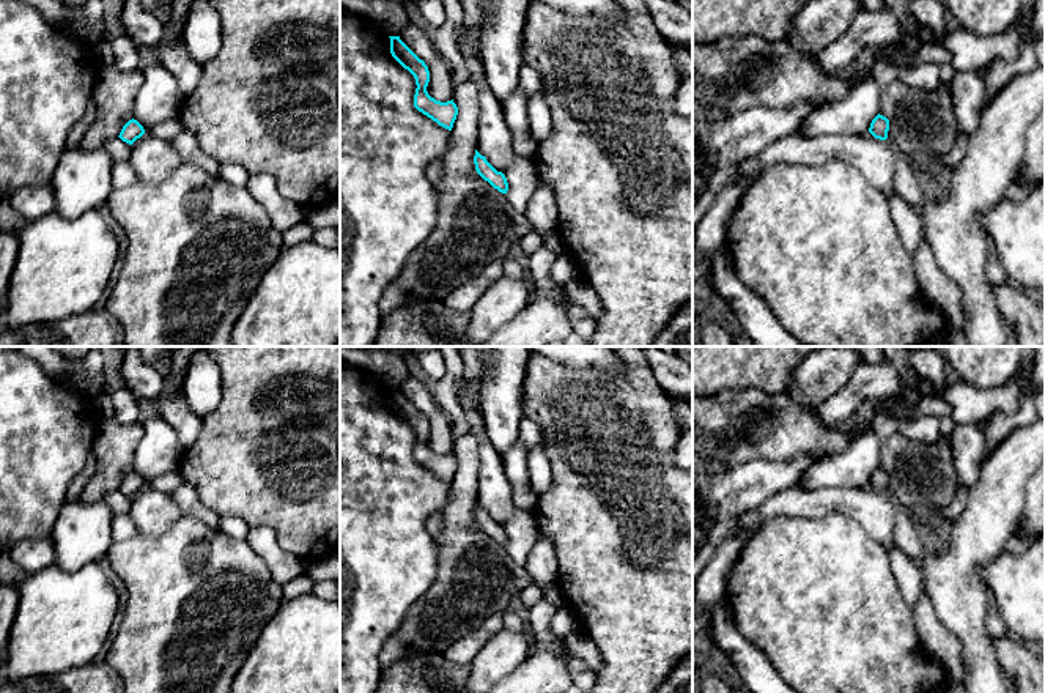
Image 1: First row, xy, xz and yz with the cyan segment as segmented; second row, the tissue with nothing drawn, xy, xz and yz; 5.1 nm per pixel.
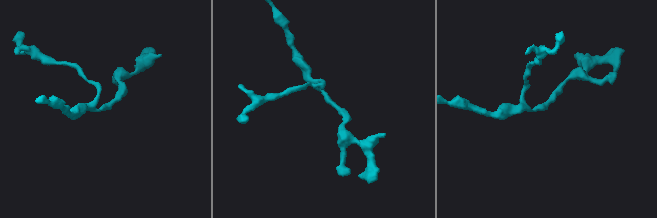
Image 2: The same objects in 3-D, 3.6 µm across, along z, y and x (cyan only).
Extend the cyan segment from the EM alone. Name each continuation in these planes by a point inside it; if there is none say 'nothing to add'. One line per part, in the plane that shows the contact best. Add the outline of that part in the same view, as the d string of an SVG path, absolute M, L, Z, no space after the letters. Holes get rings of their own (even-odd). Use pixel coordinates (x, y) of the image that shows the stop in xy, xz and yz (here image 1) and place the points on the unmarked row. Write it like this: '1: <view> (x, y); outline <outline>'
nothing to add

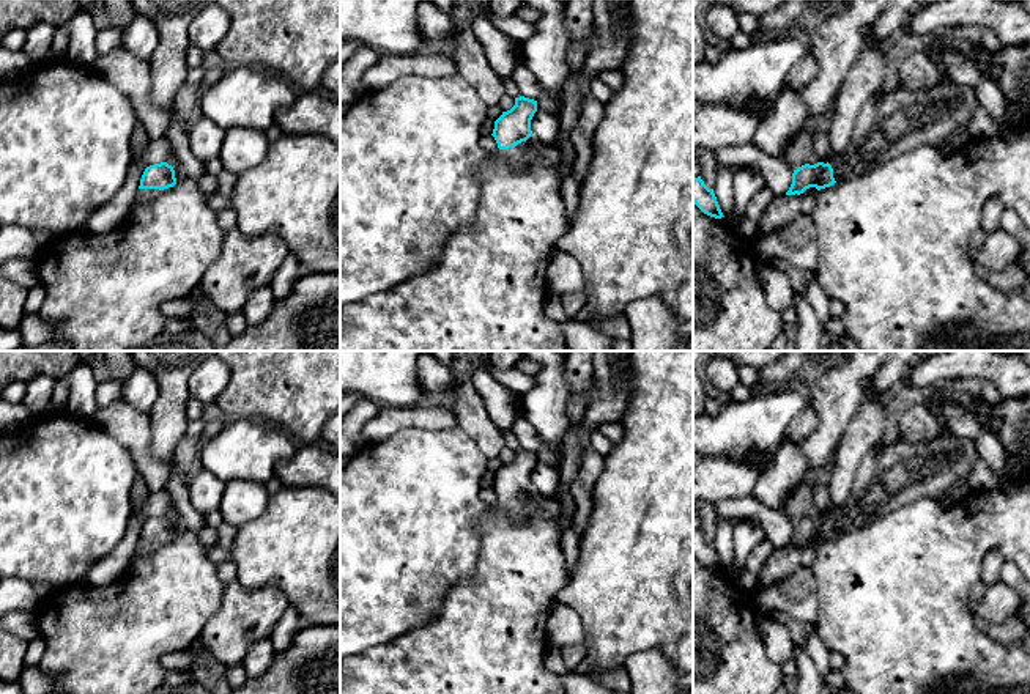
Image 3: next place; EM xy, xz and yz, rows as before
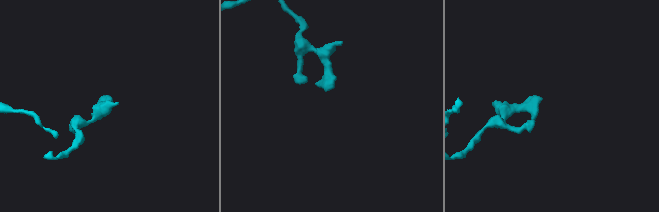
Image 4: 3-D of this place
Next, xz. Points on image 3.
1: xz (526, 505); outline M532 486L526 494L499 504L509 519L531 519L542 510L542 496Z

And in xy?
1: xy (178, 524); outline M175 508L170 510L170 511L167 513L167 516L173 519L176 535L183 533L183 532L184 532L184 524L183 524L183 521L181 521L181 516L176 513L176 510L175 510Z

